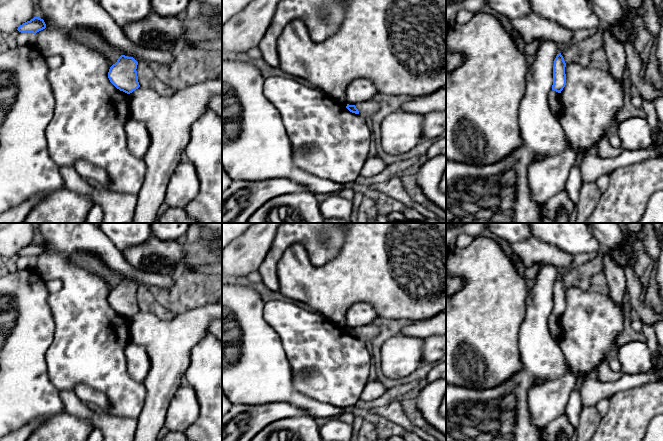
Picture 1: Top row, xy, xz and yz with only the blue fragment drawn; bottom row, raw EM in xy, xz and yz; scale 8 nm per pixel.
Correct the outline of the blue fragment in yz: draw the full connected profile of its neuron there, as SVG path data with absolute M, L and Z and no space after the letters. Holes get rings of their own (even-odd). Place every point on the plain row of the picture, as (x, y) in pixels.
M561 277L557 278L554 284L553 290L553 309L552 314L561 317L566 309L566 298L565 298L566 287Z

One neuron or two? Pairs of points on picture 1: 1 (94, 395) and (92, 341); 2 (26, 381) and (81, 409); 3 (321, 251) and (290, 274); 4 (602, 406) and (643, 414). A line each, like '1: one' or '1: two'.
1: two
2: two
3: two
4: two

